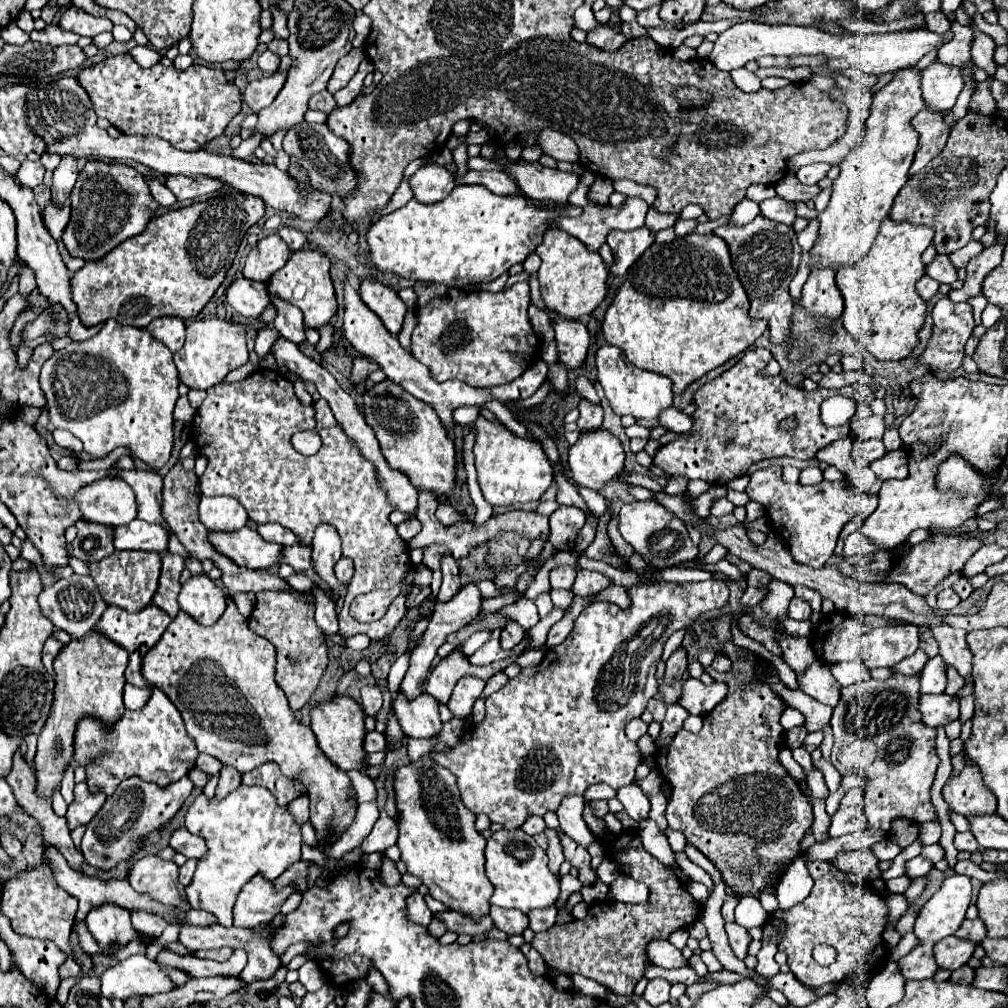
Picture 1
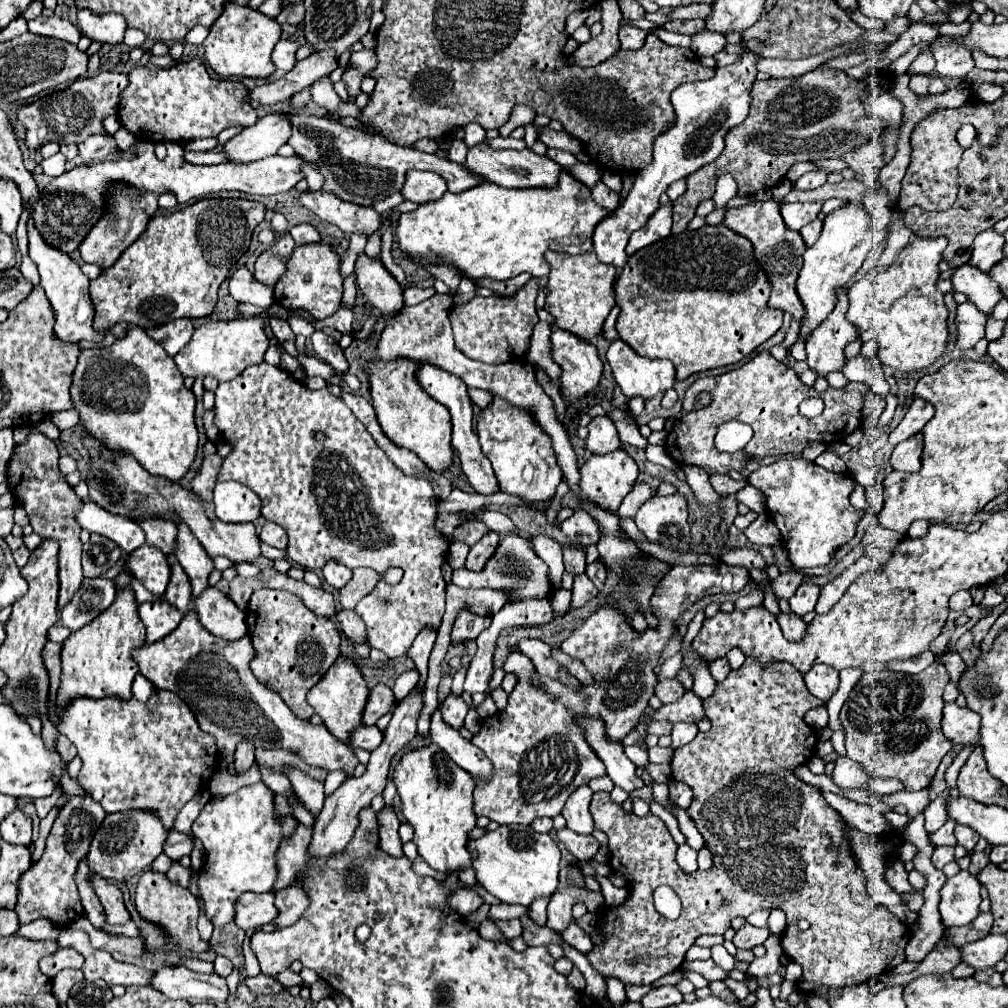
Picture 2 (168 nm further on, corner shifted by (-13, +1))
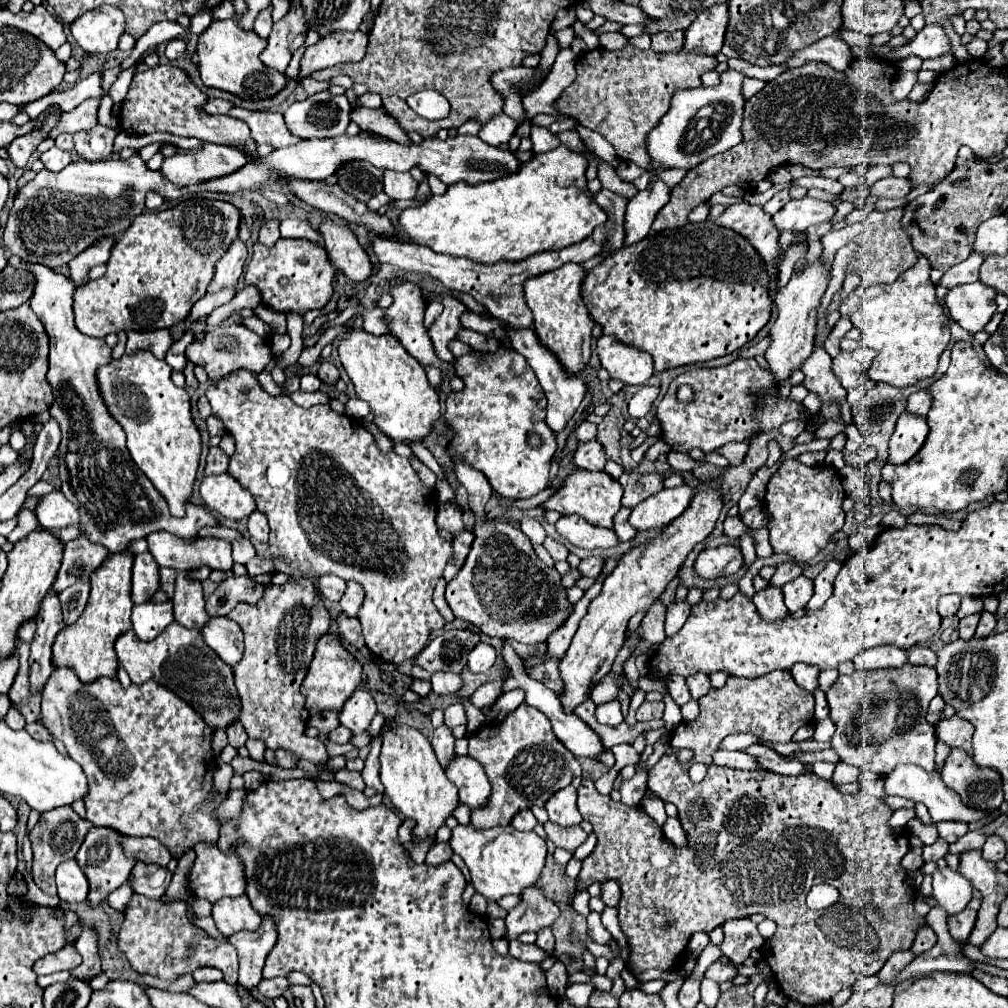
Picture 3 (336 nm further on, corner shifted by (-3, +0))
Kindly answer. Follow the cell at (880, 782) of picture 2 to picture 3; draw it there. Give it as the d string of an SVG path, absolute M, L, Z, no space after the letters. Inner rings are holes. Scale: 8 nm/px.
M897 765L893 769L893 773L885 779L885 793L887 795L899 795L905 799L913 799L915 803L921 801L927 805L931 819L935 823L941 821L961 821L971 825L973 821L985 821L985 817L989 817L991 811L979 811L979 809L969 809L967 805L961 803L961 797L957 797L957 793L953 793L953 789L945 787L945 783L941 781L937 771L927 773L925 769L919 769L917 765Z

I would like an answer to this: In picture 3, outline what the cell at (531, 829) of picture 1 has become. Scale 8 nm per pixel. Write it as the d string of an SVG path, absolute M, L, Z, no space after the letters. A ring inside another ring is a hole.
M521 811L521 813L517 813L517 815L513 817L511 825L513 825L515 829L519 829L519 831L531 831L531 829L537 825L537 819L535 819L535 815L533 815L531 811Z

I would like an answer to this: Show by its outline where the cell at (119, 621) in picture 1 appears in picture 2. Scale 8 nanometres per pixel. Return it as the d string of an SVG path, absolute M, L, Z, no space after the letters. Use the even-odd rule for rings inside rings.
M165 598L157 602L141 604L139 616L147 628L147 644L153 644L165 638L167 634L171 634L183 618L183 614L173 604L169 604Z

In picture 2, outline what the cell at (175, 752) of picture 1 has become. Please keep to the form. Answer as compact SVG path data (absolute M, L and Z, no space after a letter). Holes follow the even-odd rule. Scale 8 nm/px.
M153 690L153 696L147 702L139 702L133 696L129 700L119 700L117 696L93 700L83 696L71 700L61 712L55 706L49 706L47 718L59 730L59 734L65 734L75 744L77 754L83 760L77 782L91 794L95 802L103 806L107 814L125 810L147 810L153 812L165 828L171 828L179 810L197 792L207 788L211 776L217 770L217 762L221 760L215 738L203 732L187 704L183 704L179 696L167 690Z

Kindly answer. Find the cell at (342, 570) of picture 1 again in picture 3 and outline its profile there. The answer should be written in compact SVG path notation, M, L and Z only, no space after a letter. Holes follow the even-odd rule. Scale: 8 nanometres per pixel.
M347 581L347 589L339 601L343 613L349 617L357 617L357 611L363 603L363 597L365 597L365 591L361 589L361 585L357 585L357 581Z

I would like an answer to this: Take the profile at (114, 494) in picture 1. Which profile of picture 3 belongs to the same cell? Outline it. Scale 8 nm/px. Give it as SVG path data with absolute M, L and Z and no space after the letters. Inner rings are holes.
M157 531L145 541L159 567L199 569L201 565L209 565L211 569L229 571L233 565L231 543L225 539L205 537L201 541L185 541L171 533Z

